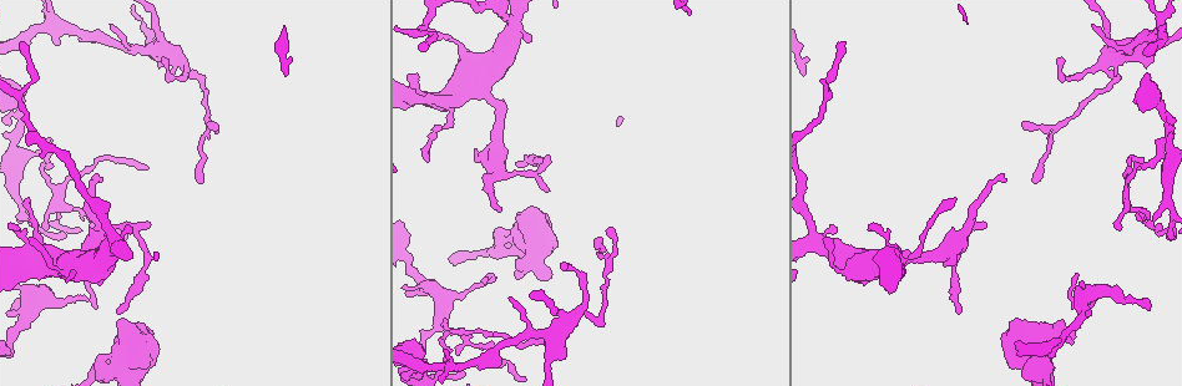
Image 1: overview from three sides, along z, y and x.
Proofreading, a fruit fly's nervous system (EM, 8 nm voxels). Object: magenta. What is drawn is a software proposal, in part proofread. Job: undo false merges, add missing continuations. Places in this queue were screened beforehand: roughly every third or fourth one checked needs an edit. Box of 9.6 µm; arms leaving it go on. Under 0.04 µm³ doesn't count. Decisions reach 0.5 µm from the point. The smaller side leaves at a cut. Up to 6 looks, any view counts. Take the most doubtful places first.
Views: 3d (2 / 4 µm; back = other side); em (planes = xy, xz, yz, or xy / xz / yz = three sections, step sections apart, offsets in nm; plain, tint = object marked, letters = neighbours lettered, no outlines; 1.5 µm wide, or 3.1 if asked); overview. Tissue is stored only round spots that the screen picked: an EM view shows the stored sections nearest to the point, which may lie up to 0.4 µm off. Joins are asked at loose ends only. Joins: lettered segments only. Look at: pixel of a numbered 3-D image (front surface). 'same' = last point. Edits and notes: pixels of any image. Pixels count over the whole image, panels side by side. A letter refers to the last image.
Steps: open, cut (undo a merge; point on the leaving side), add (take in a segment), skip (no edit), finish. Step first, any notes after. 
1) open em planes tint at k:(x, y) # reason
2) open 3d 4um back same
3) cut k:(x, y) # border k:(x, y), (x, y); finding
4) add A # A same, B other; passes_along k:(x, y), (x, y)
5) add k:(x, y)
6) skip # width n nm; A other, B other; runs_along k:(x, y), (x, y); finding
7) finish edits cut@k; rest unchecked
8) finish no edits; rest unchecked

open 3d 4um at 1:(944, 263) # branch stops here

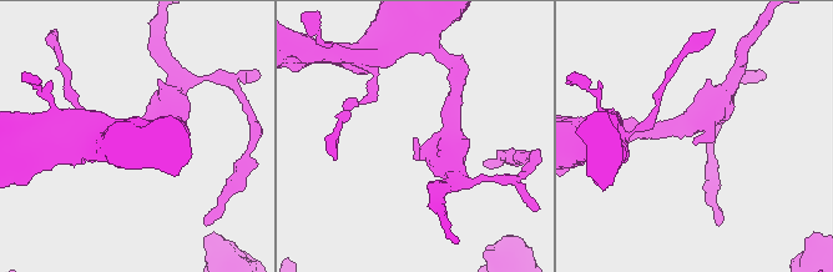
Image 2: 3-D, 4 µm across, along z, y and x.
open em planes tint at 2:(694, 142) # need the tissue

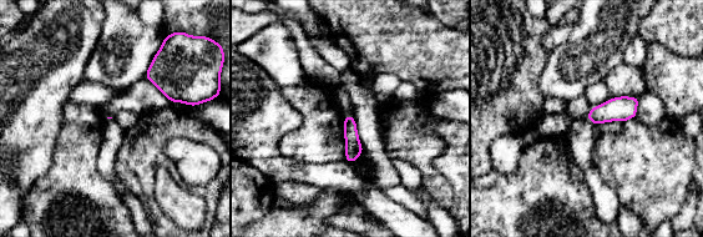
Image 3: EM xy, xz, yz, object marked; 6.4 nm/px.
open em planes letters same # see the neighbours

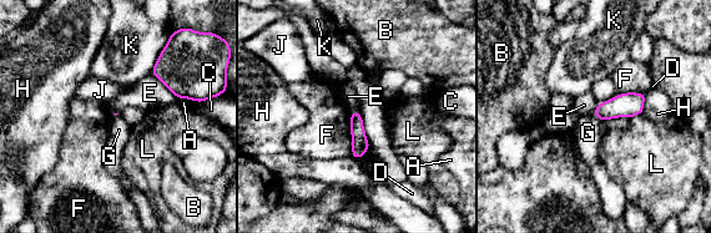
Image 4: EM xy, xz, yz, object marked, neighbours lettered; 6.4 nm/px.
skip # longest_contact F 280 nm; A other, B other, C other, D other, E other, F other, G other, H other, J other, K other, L other; border 4:(593, 114), (603, 122); none of them fits

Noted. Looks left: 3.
open em xy step 4 tint at 1:(43, 228)

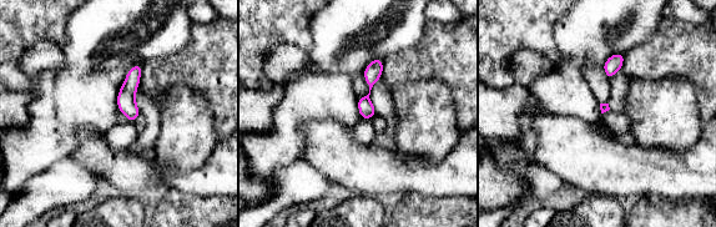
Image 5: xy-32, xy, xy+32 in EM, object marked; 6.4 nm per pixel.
open em planes letters same # cut it another way

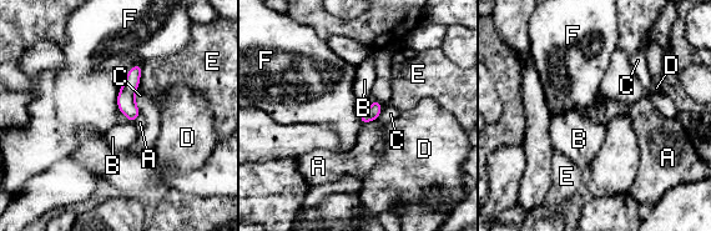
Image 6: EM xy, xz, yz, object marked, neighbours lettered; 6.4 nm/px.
skip # A other, B other, C other, D other, E other, F other; border 6:(140, 64), (125, 78), (117, 110); no lettered segment goes on from it

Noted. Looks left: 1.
open em planes letters at 1:(1165, 122) # thick turns thin

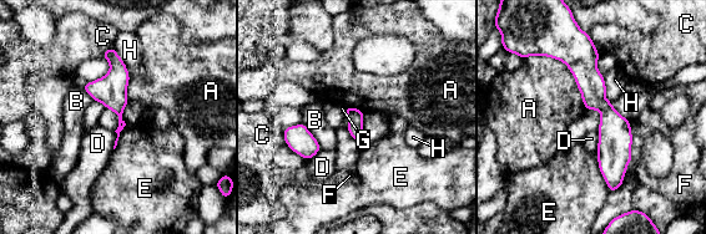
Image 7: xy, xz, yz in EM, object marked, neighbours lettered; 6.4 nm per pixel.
skip # width 100 nm; A other, B other, C other, D other, E other, F other, G other, H other; runs_along 7:(559, 55), (609, 113), (614, 187); continuous, no second neuron

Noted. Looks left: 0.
finish no edits; rest unchecked

